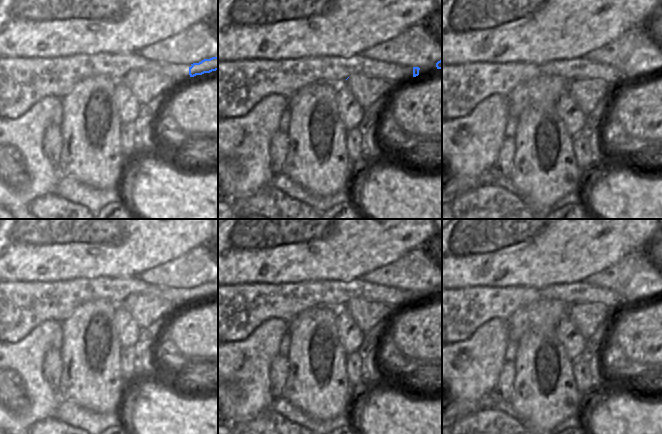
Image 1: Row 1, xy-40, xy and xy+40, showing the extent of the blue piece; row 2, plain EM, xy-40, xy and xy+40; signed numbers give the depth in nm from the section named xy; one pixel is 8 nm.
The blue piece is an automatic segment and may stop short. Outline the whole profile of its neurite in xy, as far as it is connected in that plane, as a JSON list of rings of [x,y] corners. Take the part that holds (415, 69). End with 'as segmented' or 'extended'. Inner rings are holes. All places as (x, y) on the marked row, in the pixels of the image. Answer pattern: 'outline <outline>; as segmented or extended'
outline [[[360,54],[352,57],[302,57],[278,61],[270,59],[218,61],[218,117],[242,117],[268,95],[290,97],[302,87],[312,83],[339,84],[351,75],[360,74],[384,79],[394,85],[410,77],[418,76],[419,70],[419,67],[404,67],[376,61]]]; extended

